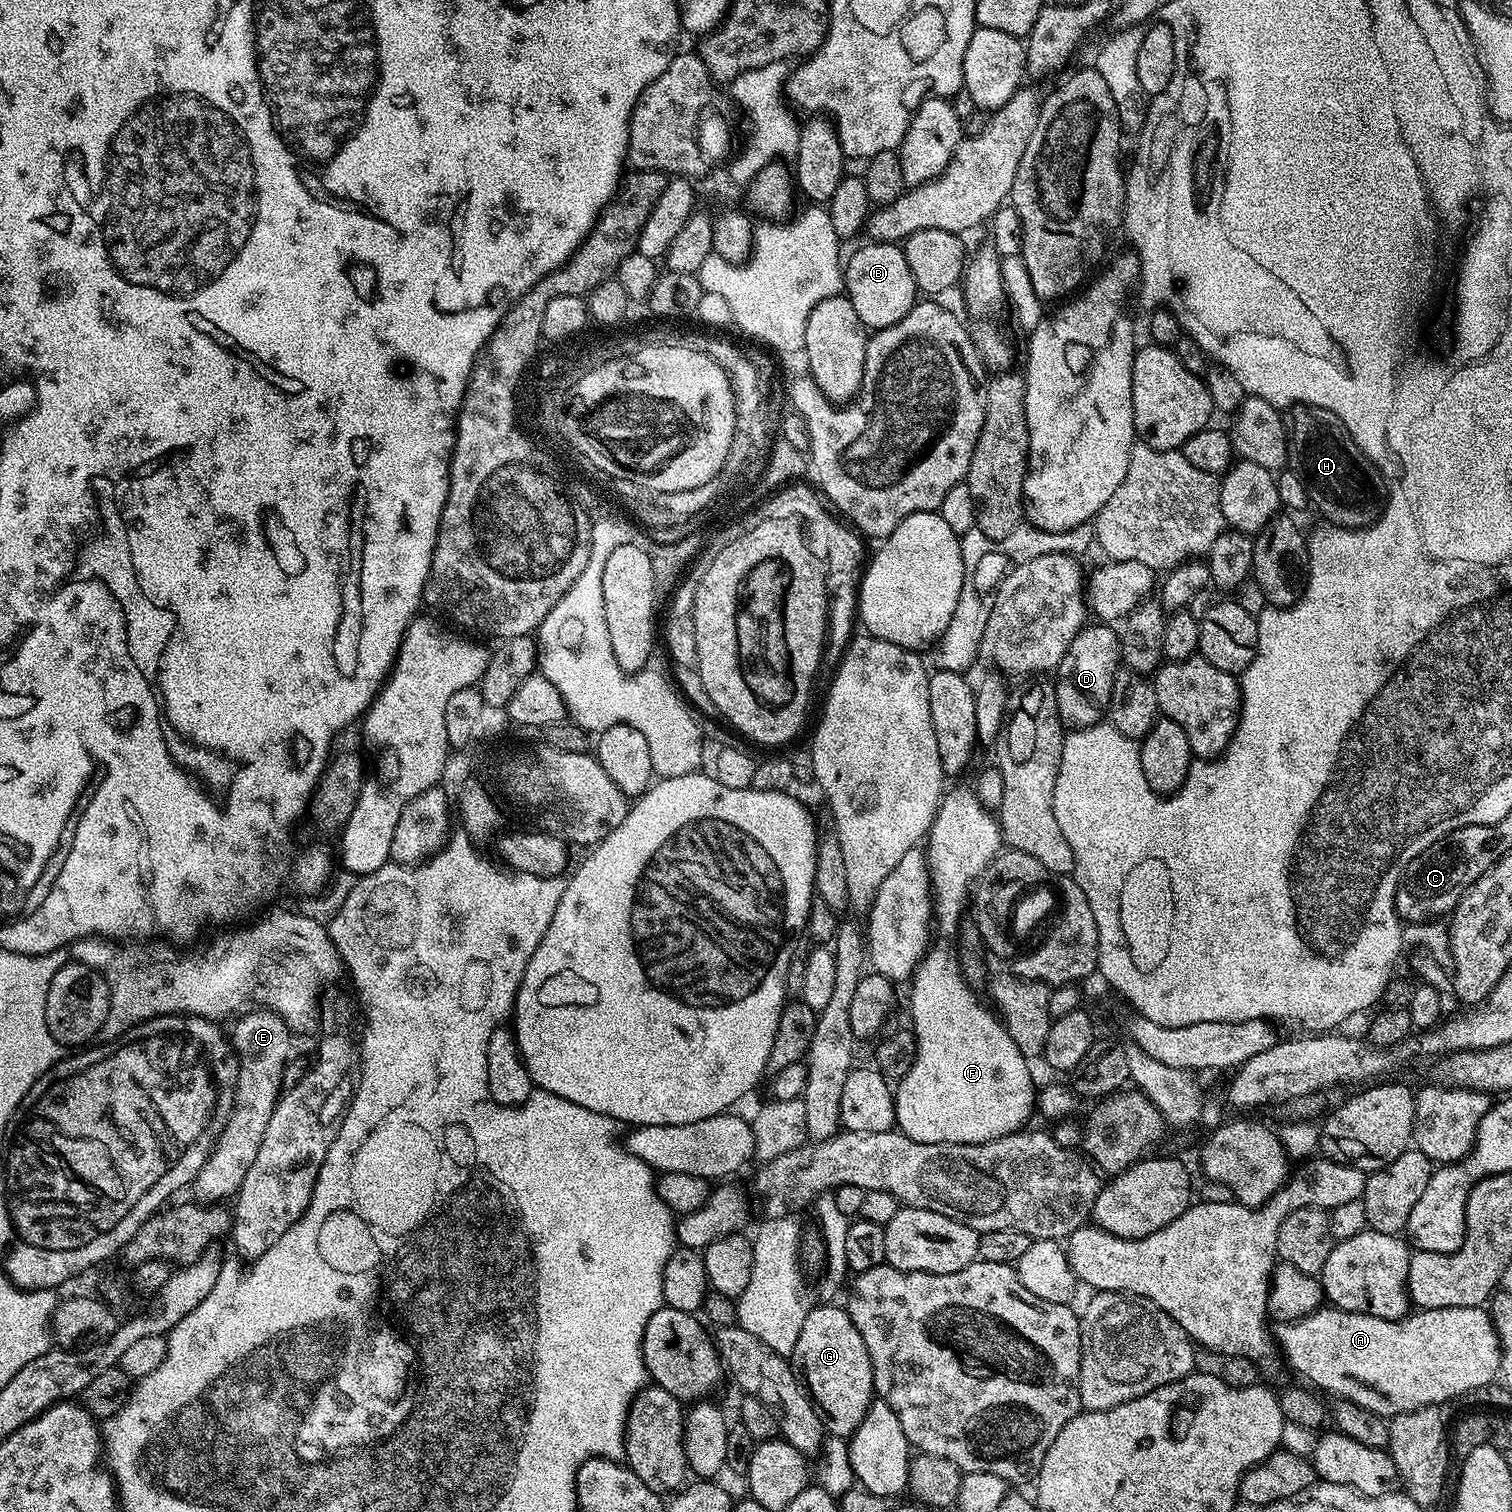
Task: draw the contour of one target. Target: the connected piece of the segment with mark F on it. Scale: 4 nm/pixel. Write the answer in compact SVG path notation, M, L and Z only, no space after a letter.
M929 947L911 977L911 984L910 1028L916 1037L916 1055L910 1070L894 1088L895 1127L906 1138L927 1144L981 1144L1021 1131L1032 1112L1034 1116L1038 1104L1038 1084L1032 1081L1029 1057L1014 1046L1014 1038L1010 1038L1008 1029L998 1022L997 1013L972 993L975 991L960 970L957 953L948 948Z

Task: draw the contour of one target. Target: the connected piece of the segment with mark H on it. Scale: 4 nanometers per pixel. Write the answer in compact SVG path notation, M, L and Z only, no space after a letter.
M1295 404L1290 408L1286 416L1286 427L1288 430L1288 463L1287 467L1294 473L1298 479L1304 483L1305 490L1311 500L1311 507L1317 508L1324 515L1323 519L1329 524L1337 524L1339 528L1366 528L1373 524L1375 520L1379 520L1386 501L1386 487L1383 474L1373 464L1372 459L1365 454L1362 449L1354 442L1354 438L1346 430L1346 426L1338 418L1338 414L1334 414L1330 410L1322 410L1318 406L1310 406L1309 404Z

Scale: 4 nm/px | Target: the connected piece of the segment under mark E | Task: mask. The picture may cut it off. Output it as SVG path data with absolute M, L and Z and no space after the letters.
M255 1007L245 1016L239 1017L232 1026L230 1039L242 1057L240 1077L236 1083L236 1104L227 1126L220 1133L215 1148L194 1181L194 1189L200 1195L197 1197L204 1202L220 1202L225 1199L223 1196L232 1198L240 1191L242 1178L246 1178L262 1146L266 1126L270 1126L270 1114L274 1114L285 1087L284 1071L288 1068L288 1055L292 1052L292 1029L286 1026L281 1016L268 1008Z

